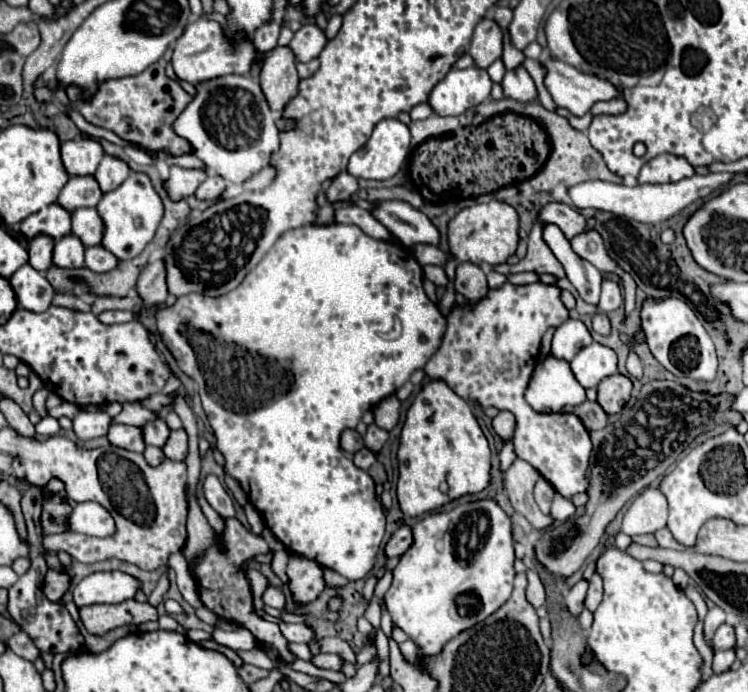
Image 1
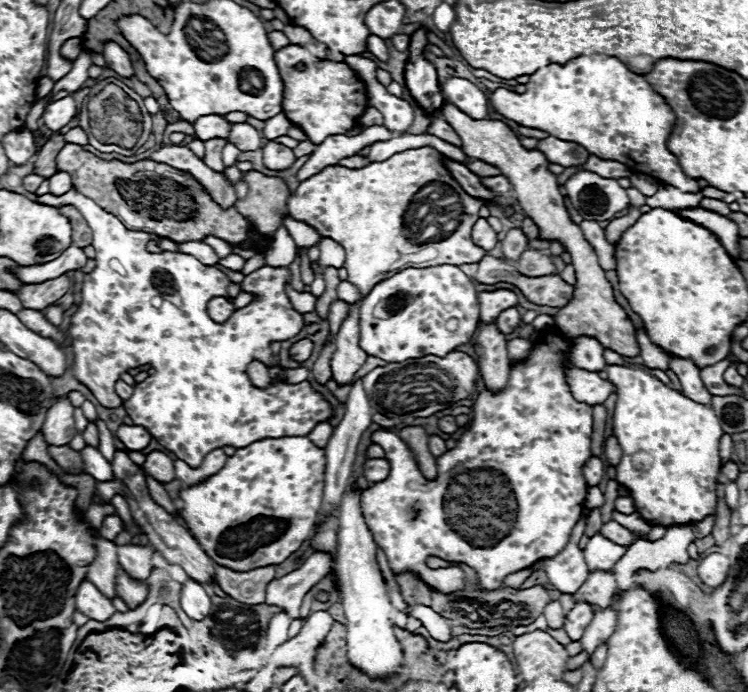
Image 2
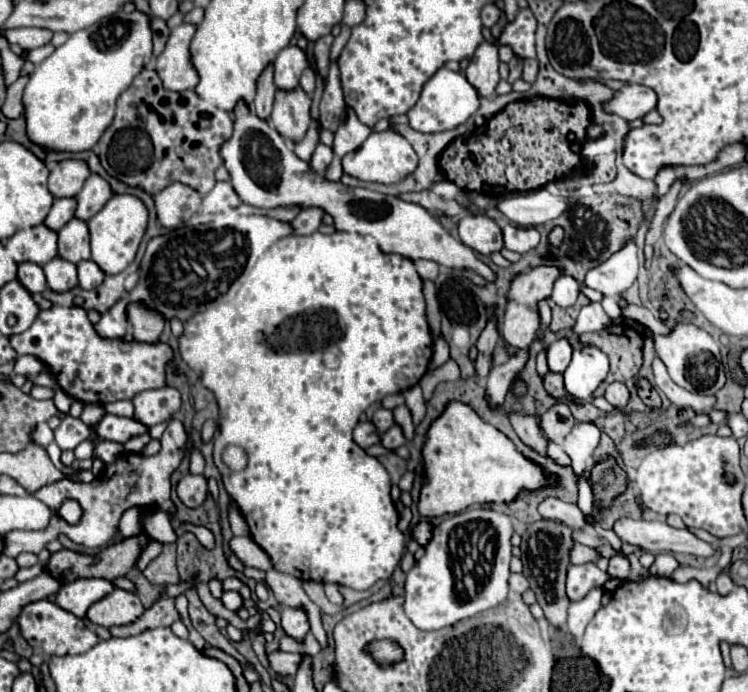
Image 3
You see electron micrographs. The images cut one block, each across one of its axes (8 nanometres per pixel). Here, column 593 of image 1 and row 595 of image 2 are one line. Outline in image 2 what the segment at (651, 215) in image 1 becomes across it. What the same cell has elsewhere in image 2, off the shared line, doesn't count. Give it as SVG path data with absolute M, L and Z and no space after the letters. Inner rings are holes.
M188 580L186 584L182 584L182 594L180 594L180 604L182 610L192 618L192 620L202 620L210 614L212 602L210 596L206 594L206 590L202 588L200 582L196 580Z

